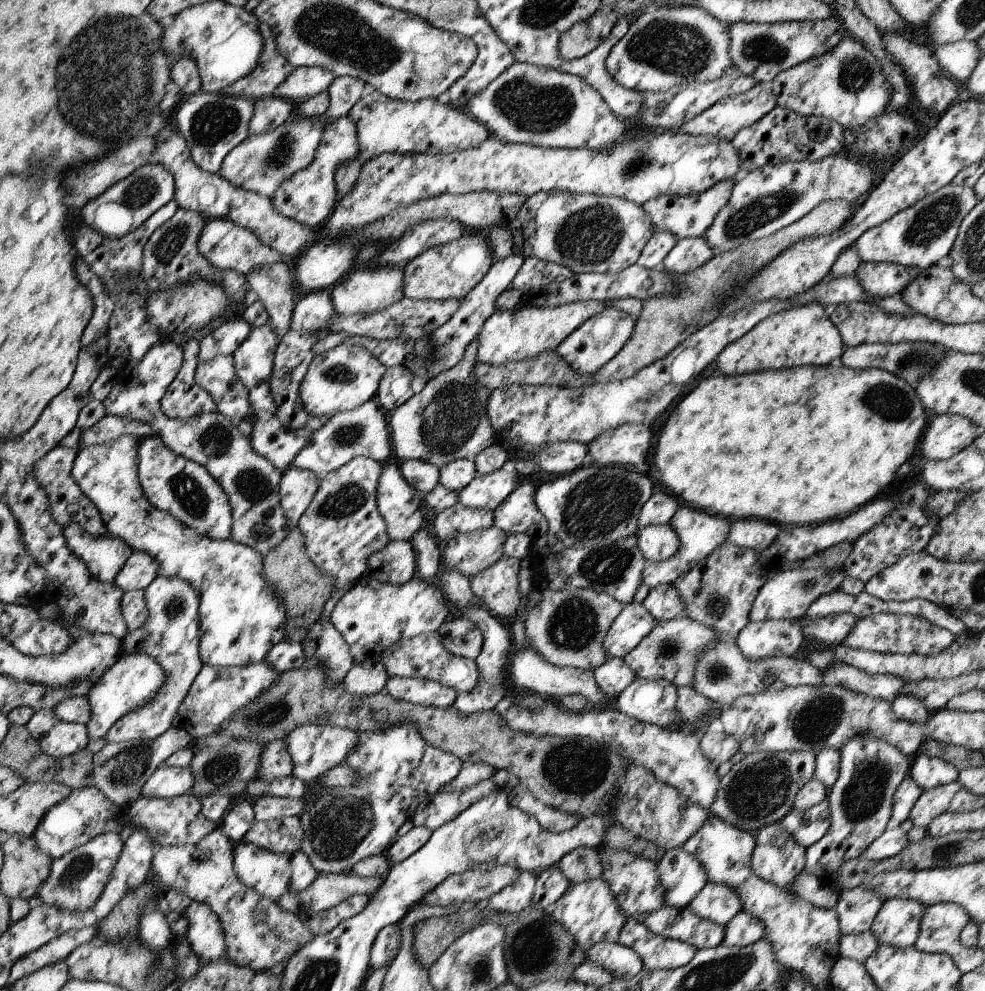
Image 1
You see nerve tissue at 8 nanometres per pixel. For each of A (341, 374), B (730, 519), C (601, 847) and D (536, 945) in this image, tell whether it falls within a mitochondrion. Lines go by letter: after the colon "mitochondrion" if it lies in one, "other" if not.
A: mitochondrion
B: other
C: other
D: mitochondrion

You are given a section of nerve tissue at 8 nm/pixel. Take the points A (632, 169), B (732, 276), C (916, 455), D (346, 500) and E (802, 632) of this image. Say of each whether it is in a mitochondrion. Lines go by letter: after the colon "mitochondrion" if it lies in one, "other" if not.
A: mitochondrion
B: mitochondrion
C: other
D: mitochondrion
E: other

